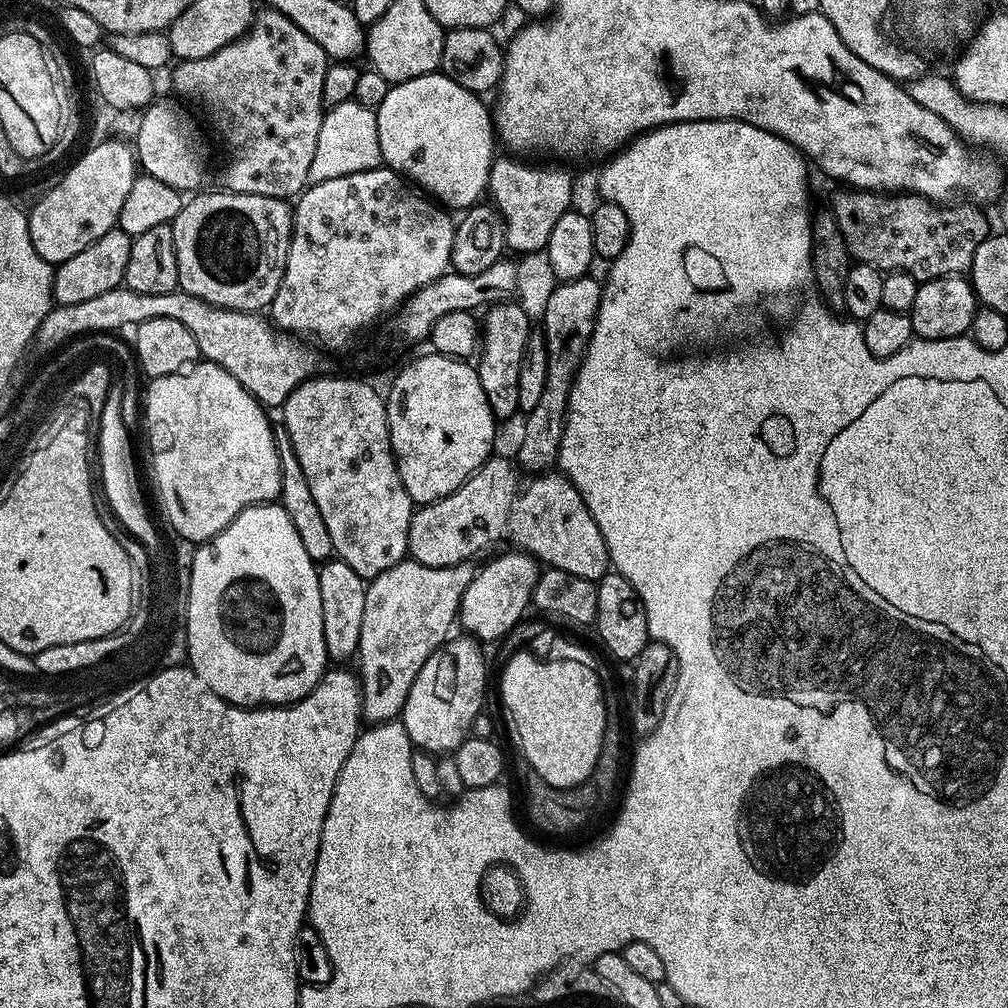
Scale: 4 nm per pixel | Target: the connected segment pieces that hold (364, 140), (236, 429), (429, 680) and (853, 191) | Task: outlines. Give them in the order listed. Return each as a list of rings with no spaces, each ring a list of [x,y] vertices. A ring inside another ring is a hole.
[[[354,98],[331,105],[325,111],[322,130],[318,130],[318,146],[314,146],[314,162],[310,162],[309,181],[342,178],[362,170],[379,168],[382,150],[378,142],[378,122],[373,109],[362,106]]]
[[[197,362],[183,372],[169,376],[158,376],[151,381],[148,393],[144,396],[144,420],[148,423],[148,448],[152,451],[152,476],[156,479],[156,488],[160,491],[160,500],[164,503],[164,512],[172,523],[172,528],[184,540],[207,542],[217,536],[242,510],[252,504],[267,504],[275,501],[280,495],[280,452],[276,448],[274,424],[268,421],[269,413],[264,405],[254,399],[220,364]]]
[[[460,634],[460,637],[449,639],[440,645],[430,658],[426,658],[426,666],[418,670],[418,678],[414,678],[414,686],[410,686],[410,694],[404,703],[402,721],[406,734],[419,751],[431,754],[452,754],[460,747],[463,740],[469,739],[472,721],[484,705],[484,687],[488,684],[488,668],[484,665],[484,656],[480,653],[481,645],[473,637]]]
[[[851,186],[839,190],[832,196],[830,211],[848,243],[849,257],[885,273],[909,272],[920,282],[937,280],[940,276],[959,276],[971,269],[974,250],[990,234],[987,218],[972,202],[941,206],[915,194],[873,192]]]

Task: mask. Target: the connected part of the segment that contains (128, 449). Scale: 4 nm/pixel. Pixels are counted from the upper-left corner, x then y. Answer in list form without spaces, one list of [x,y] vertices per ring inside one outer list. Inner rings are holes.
[[[116,380],[111,381],[109,389],[107,390],[107,396],[105,398],[105,404],[103,404],[103,412],[101,412],[100,420],[98,423],[98,429],[96,437],[98,436],[98,454],[100,456],[100,472],[98,468],[98,474],[102,476],[102,488],[106,496],[106,500],[118,518],[119,522],[142,544],[154,544],[158,538],[155,535],[156,532],[152,528],[152,522],[149,516],[146,514],[146,508],[144,506],[144,500],[142,498],[142,492],[140,490],[140,484],[138,482],[138,476],[136,474],[136,466],[134,464],[134,450],[130,442],[130,436],[126,428],[126,424],[122,418],[122,408],[126,406],[126,396],[116,396]]]

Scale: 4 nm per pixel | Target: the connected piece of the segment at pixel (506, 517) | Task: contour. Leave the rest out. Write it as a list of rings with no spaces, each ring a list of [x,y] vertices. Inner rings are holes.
[[[499,454],[493,455],[468,477],[467,482],[458,486],[458,490],[432,504],[417,507],[412,513],[408,531],[408,556],[419,564],[435,568],[454,566],[475,561],[479,552],[494,547],[499,540],[505,540],[508,543],[505,545],[527,552],[529,556],[536,557],[541,565],[593,582],[604,577],[610,570],[606,542],[590,510],[586,510],[586,502],[582,502],[582,494],[578,494],[567,476],[556,470],[545,471],[545,476],[537,480],[520,480],[521,469],[511,459],[508,460],[503,460]]]

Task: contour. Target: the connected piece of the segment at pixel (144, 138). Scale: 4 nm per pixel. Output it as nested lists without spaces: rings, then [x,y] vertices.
[[[153,99],[143,109],[142,126],[134,139],[136,158],[139,167],[147,175],[158,178],[158,182],[166,182],[166,186],[176,188],[181,194],[188,194],[199,189],[199,184],[208,176],[208,144],[204,141],[195,118],[187,112],[189,109],[179,99],[160,99]]]

